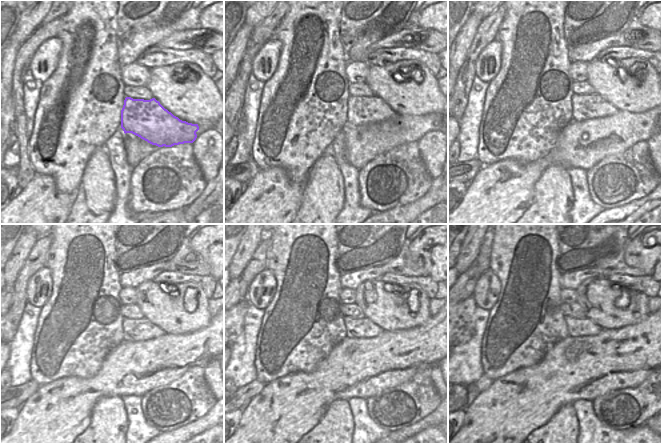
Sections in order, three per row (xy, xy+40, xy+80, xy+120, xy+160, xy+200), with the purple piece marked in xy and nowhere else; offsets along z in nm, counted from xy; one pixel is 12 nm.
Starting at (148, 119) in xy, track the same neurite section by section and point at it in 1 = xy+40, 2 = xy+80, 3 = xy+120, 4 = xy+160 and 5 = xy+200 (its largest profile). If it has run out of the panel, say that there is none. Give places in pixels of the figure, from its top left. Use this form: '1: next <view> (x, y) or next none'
1: next xy+40 (363, 110)
2: next xy+80 (584, 107)
3: next xy+120 (141, 329)
4: next xy+160 (364, 328)
5: next xy+200 (576, 327)

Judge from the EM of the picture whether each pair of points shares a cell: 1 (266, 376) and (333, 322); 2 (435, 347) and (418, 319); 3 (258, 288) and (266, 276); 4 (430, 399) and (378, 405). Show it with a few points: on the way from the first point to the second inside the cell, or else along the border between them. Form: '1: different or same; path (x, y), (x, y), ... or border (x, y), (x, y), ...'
1: same; path (283, 365), (316, 332)
2: different; border (431, 316), (422, 324), (399, 331)
3: same; path (261, 285), (265, 279)
4: same; path (417, 399), (404, 405), (391, 405)

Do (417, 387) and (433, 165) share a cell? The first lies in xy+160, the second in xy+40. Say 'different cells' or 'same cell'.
different cells

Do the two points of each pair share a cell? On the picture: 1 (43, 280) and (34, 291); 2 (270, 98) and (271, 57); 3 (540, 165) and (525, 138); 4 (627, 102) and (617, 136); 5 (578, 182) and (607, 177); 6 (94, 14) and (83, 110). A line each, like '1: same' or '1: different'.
1: same
2: different
3: different
4: different
5: different
6: same

